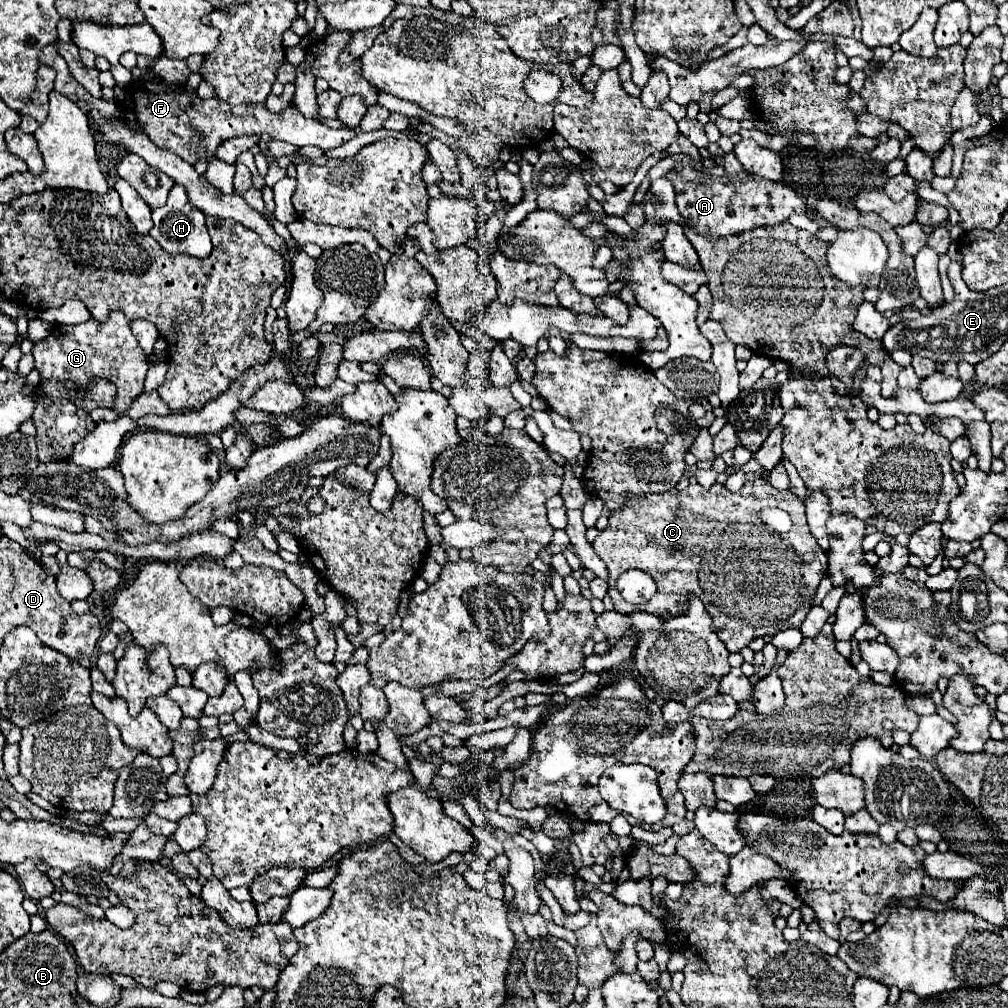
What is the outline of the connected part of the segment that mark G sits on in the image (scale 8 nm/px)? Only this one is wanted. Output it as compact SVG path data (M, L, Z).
M111 311L105 323L89 319L79 325L51 327L49 335L33 347L33 357L43 379L69 379L79 383L81 389L85 389L87 383L97 375L113 381L117 385L117 403L113 409L119 413L125 413L131 401L143 391L145 373L149 369L145 361L147 357L129 329L129 319L121 311Z

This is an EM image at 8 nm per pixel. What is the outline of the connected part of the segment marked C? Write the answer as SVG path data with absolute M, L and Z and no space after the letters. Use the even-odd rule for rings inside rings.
M691 477L689 481L689 487L683 491L673 489L661 495L633 499L625 509L613 511L609 517L609 527L599 531L597 539L593 541L595 553L605 561L609 569L607 583L609 595L615 603L615 611L631 615L639 609L663 619L677 617L685 613L685 591L693 591L705 603L705 609L713 619L713 629L731 653L741 651L757 637L775 635L791 627L801 627L807 611L813 607L815 589L827 571L827 553L821 551L819 543L815 543L813 535L809 533L803 501L791 491L777 491L765 477L745 483L737 493L727 491L727 487L721 483L713 483L709 489L705 489L695 477ZM771 505L785 509L791 515L793 527L789 533L777 535L767 531L759 523L757 513L763 507ZM638 565L655 579L659 587L651 601L643 607L625 603L615 589L617 577L628 568L640 569Z

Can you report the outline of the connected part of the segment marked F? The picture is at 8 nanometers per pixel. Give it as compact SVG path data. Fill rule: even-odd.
M163 79L133 81L125 87L125 93L127 97L119 103L117 119L127 127L133 127L135 131L145 131L145 135L149 135L149 139L153 139L157 147L181 155L181 159L191 165L201 159L205 159L207 163L213 161L221 143L231 137L267 133L271 139L285 141L295 147L315 145L329 149L335 149L355 137L353 129L331 129L321 121L303 117L295 107L273 113L261 103L255 105L247 115L229 115L229 105L221 103L221 99L199 99L195 89L189 89L187 85L171 85Z

